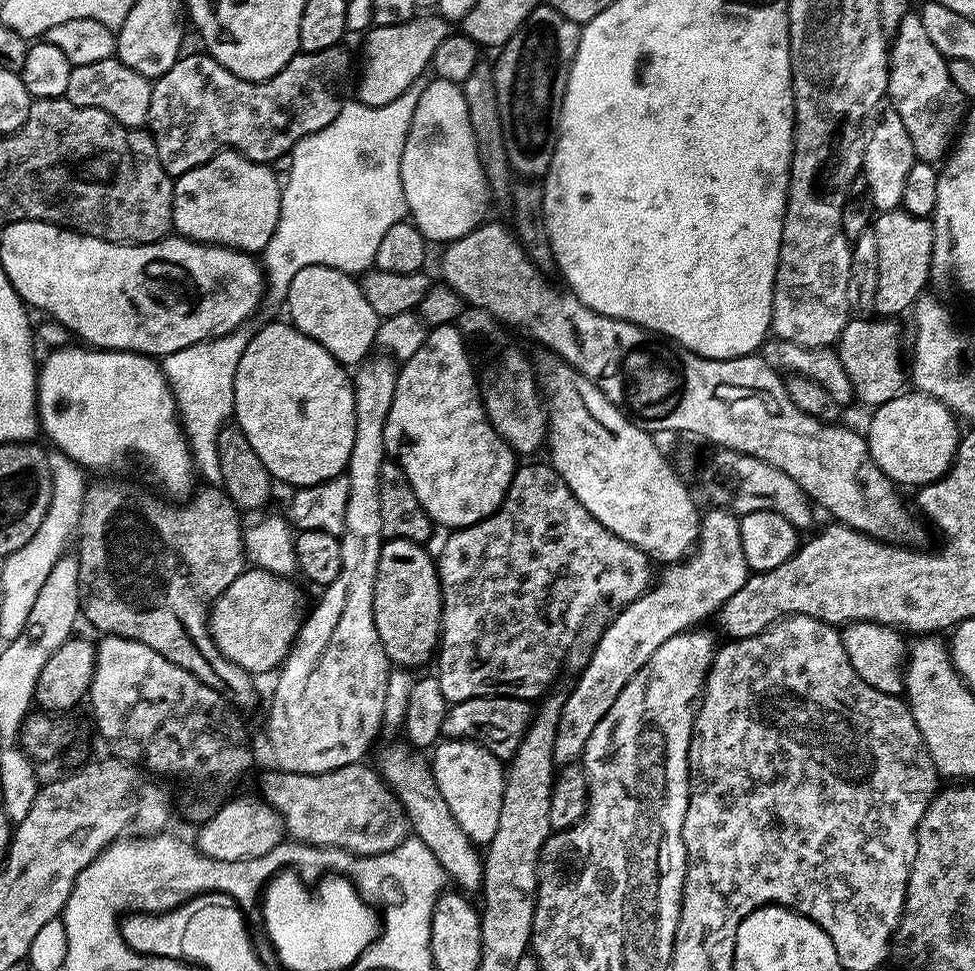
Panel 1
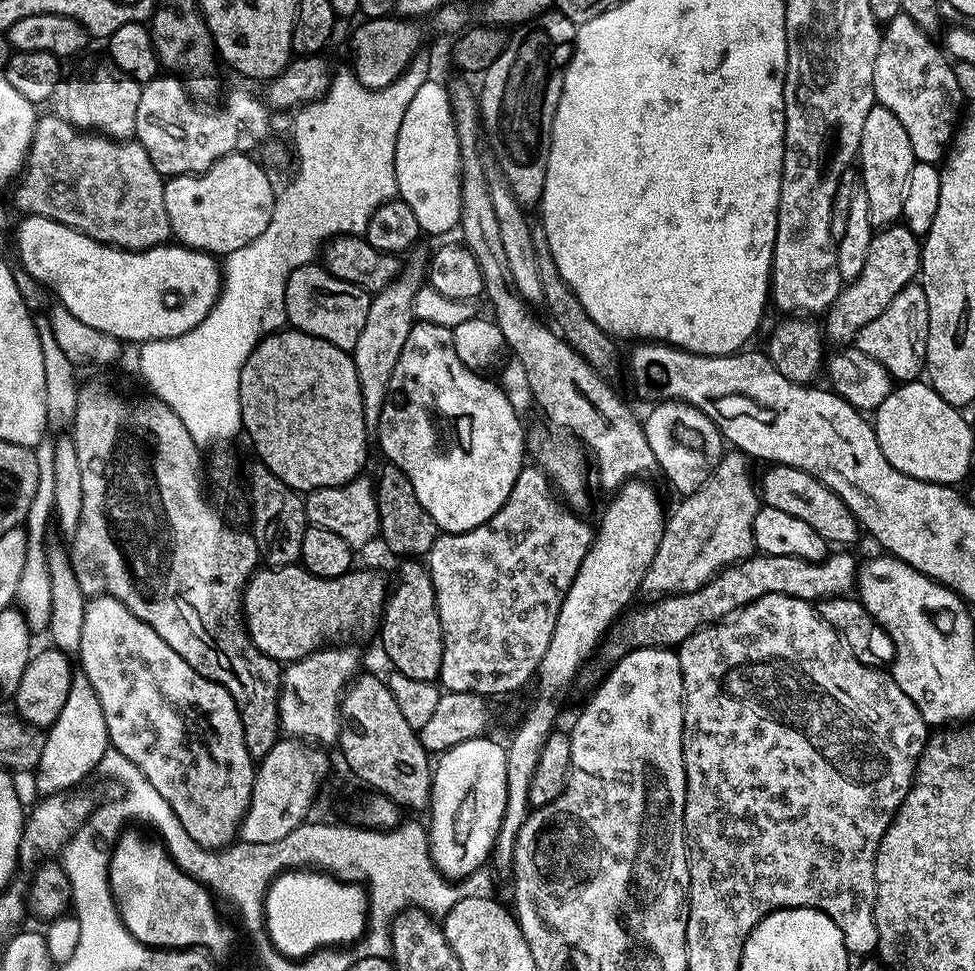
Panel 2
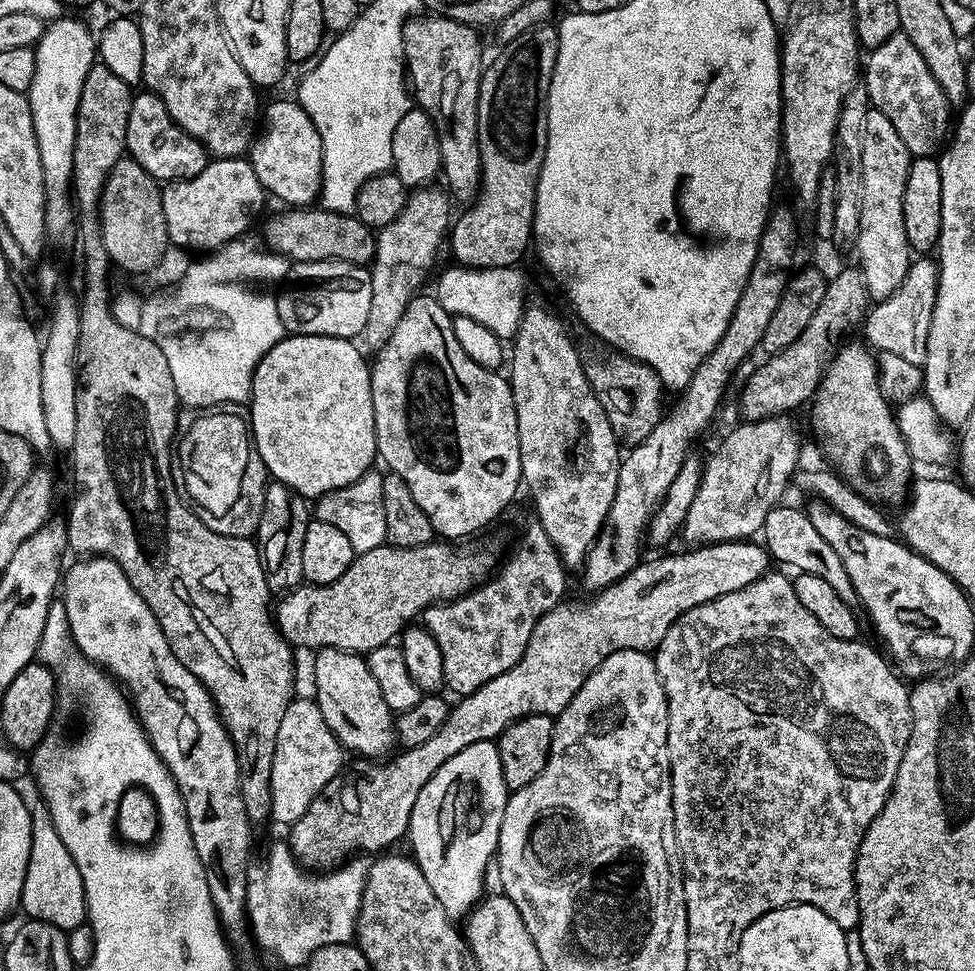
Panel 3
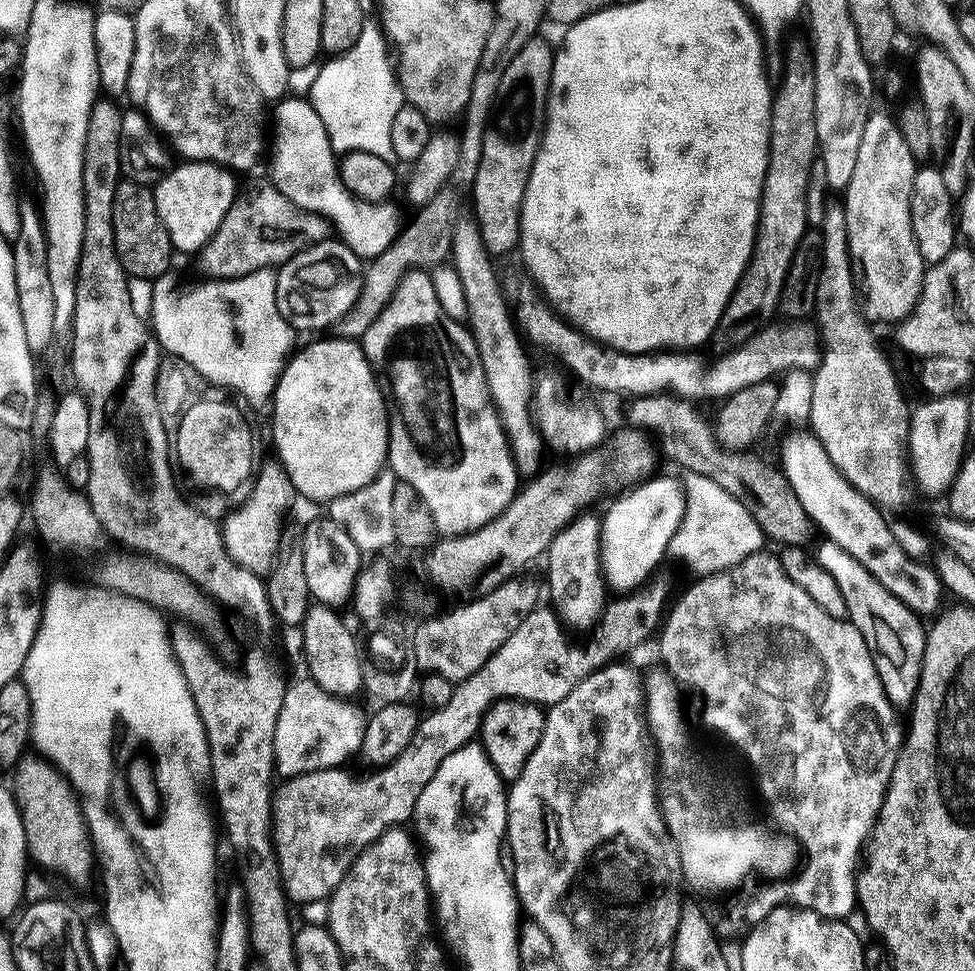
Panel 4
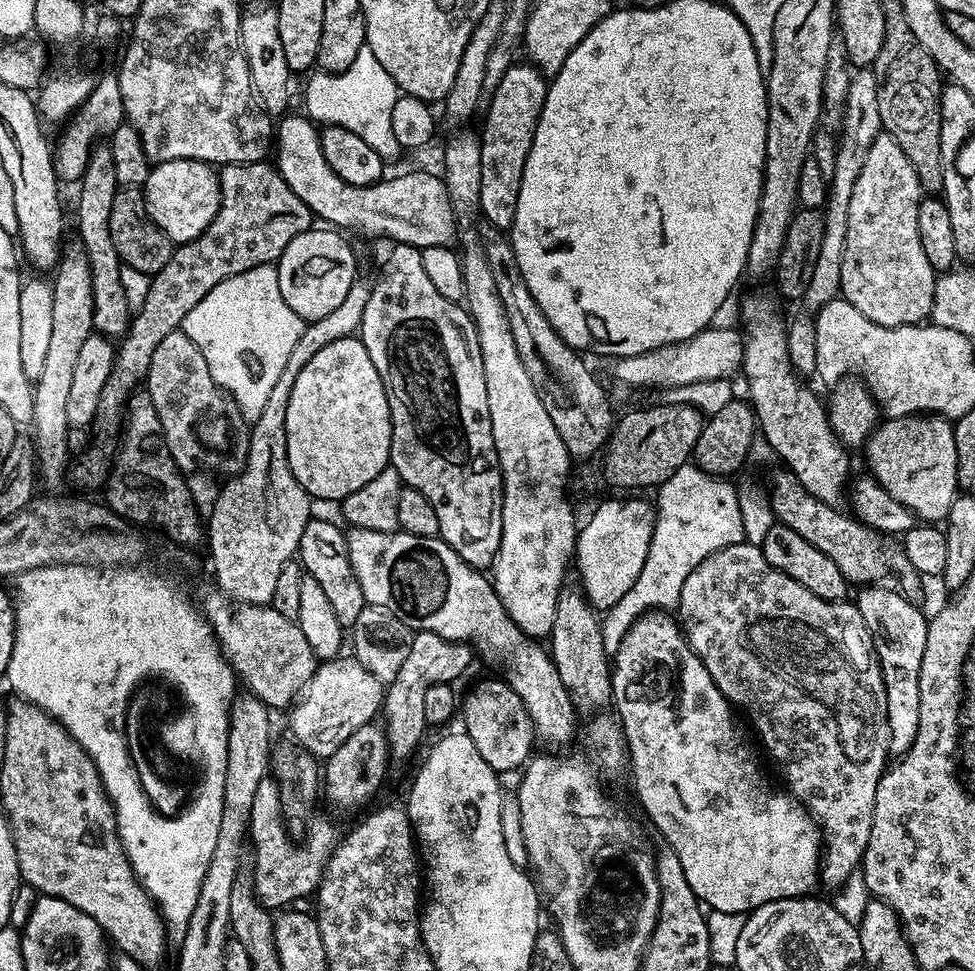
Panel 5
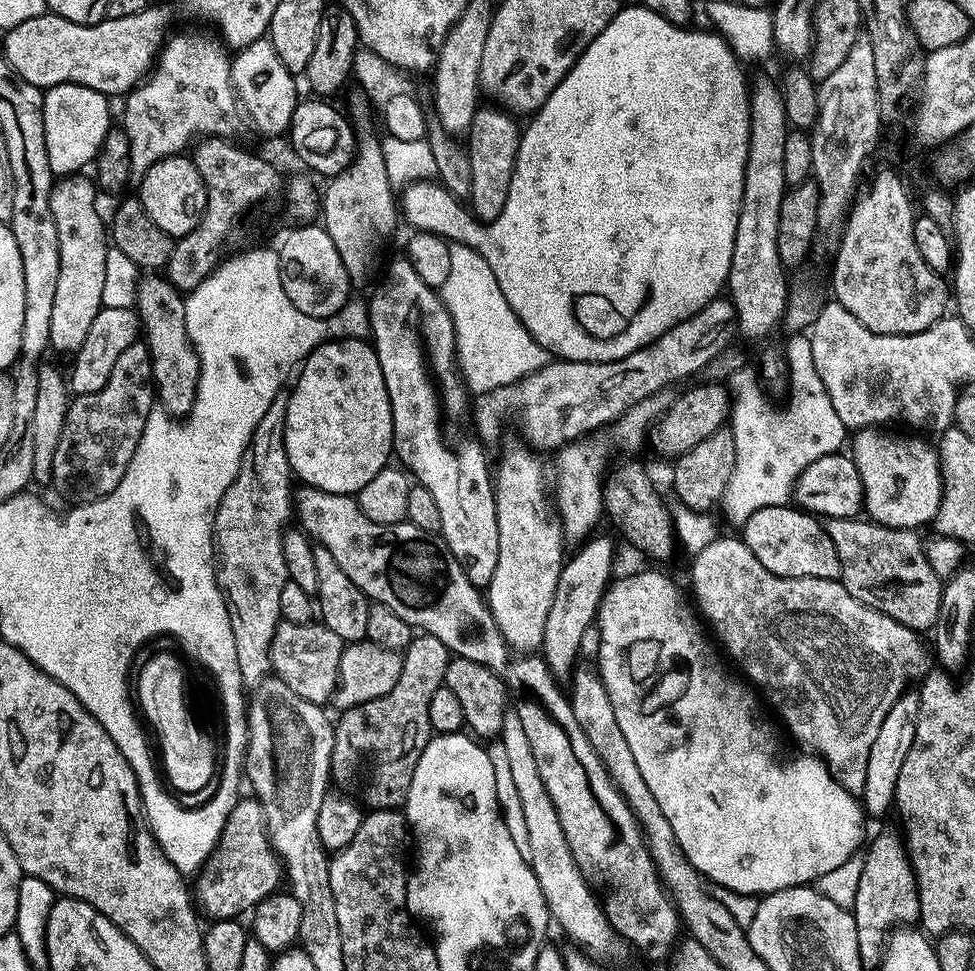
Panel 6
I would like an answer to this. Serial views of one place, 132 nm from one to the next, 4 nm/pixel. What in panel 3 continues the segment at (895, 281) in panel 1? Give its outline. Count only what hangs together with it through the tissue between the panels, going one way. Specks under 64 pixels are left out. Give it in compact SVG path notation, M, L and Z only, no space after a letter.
M855 267L842 269L836 277L833 275L826 286L822 306L818 306L814 318L810 318L810 326L806 326L793 344L781 352L771 353L765 364L758 365L749 374L740 392L740 412L744 415L741 417L748 422L766 420L770 416L792 414L795 408L807 405L827 374L838 345L845 339L844 332L850 331L855 324L857 327L869 311L870 297L864 276Z

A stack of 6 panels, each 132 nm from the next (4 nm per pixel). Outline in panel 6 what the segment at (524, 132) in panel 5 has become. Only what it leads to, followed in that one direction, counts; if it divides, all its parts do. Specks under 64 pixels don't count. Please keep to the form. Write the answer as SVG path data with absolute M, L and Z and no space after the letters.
M500 106L495 107L477 108L474 122L466 133L466 149L471 165L470 207L475 219L480 222L490 222L498 218L498 214L502 214L506 206L522 131L521 125L516 125L517 117L511 111Z

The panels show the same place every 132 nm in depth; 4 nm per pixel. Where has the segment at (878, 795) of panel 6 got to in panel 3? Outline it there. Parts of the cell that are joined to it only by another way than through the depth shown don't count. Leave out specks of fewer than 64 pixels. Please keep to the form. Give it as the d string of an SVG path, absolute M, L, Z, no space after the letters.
M777 506L771 508L766 514L766 522L762 529L762 543L768 549L769 557L780 564L789 564L796 568L797 573L818 574L818 578L823 578L830 586L834 586L834 591L838 593L838 598L849 602L856 600L856 591L842 566L842 558L834 554L834 546L814 530L814 522L810 522L807 511L796 508L784 508Z

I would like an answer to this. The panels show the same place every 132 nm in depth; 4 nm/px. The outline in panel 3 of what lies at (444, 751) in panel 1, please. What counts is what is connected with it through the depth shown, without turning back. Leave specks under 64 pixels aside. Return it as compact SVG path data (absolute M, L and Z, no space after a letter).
M491 740L466 746L450 762L446 762L422 786L418 802L410 814L406 833L412 839L416 865L426 874L434 898L442 902L442 910L450 918L467 917L484 892L488 864L496 855L502 814L510 793L502 778L502 762Z

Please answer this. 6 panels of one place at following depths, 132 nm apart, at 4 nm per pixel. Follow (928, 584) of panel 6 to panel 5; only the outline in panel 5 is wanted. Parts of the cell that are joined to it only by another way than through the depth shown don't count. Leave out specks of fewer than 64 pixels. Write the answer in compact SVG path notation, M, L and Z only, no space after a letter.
M785 468L778 469L779 471L772 478L772 494L770 492L770 505L775 515L775 519L788 528L794 530L795 533L800 534L811 545L817 546L818 550L822 550L827 557L830 557L835 565L838 566L843 576L847 578L850 584L856 586L868 586L871 584L880 584L889 580L891 575L896 581L894 581L895 587L907 597L909 600L916 602L919 601L919 597L922 594L922 582L923 577L916 571L912 562L901 556L898 552L896 554L894 548L890 544L884 544L885 537L877 532L871 530L871 528L861 524L855 517L851 515L844 515L840 512L835 505L830 505L822 502L820 499L814 498L809 494L804 487L796 480L796 476Z

